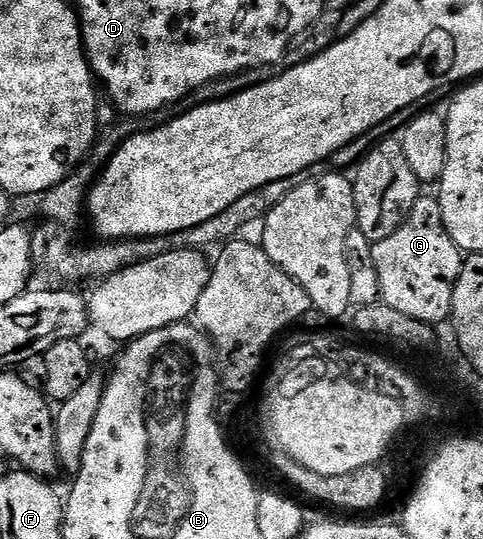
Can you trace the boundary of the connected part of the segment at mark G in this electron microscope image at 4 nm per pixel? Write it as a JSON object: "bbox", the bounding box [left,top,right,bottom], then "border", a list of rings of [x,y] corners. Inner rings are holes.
{"bbox":[371,195,465,326],"border":[[[420,195],[403,225],[393,230],[389,238],[374,241],[371,249],[373,266],[377,266],[377,278],[381,282],[382,303],[432,326],[450,317],[455,279],[461,274],[465,256],[453,238],[449,238],[441,218],[441,206],[434,195]]]}

